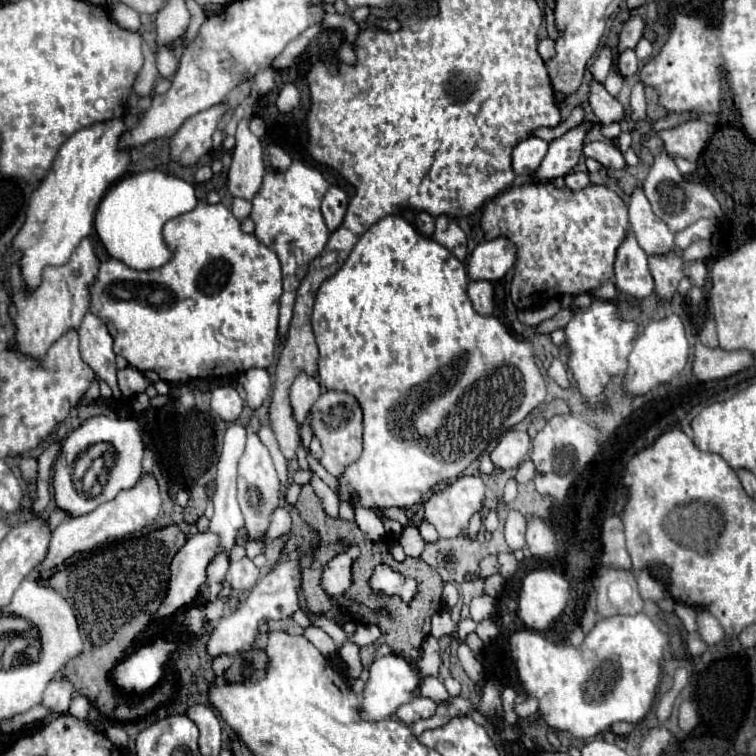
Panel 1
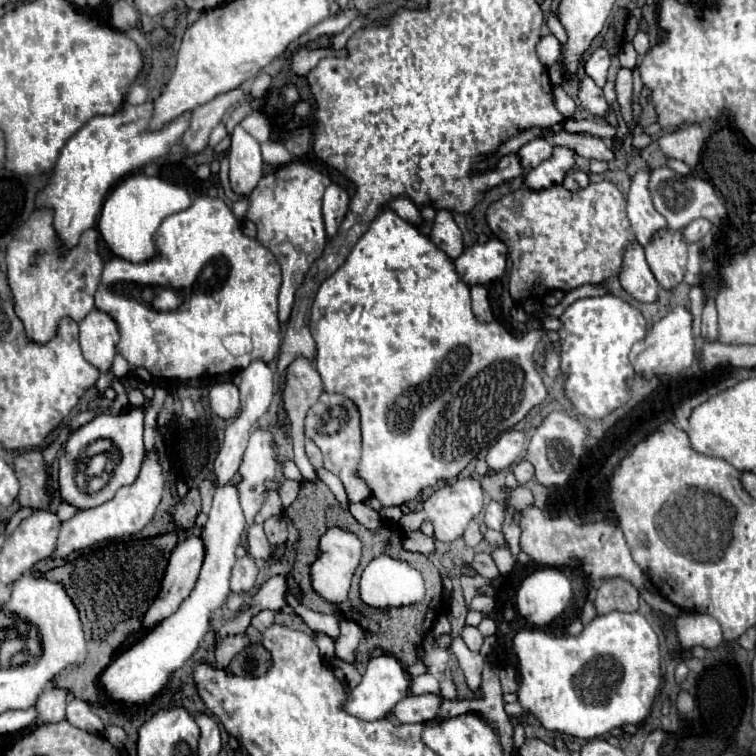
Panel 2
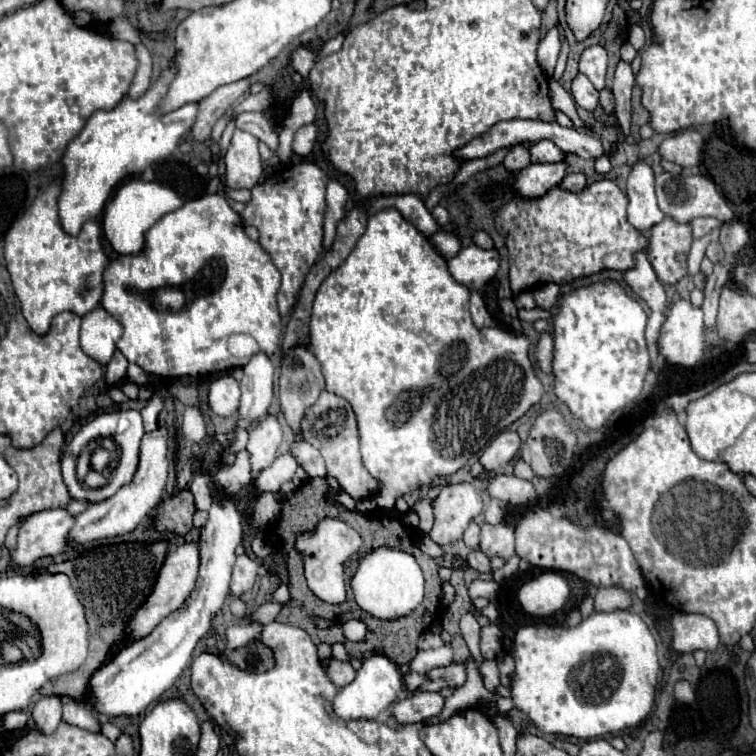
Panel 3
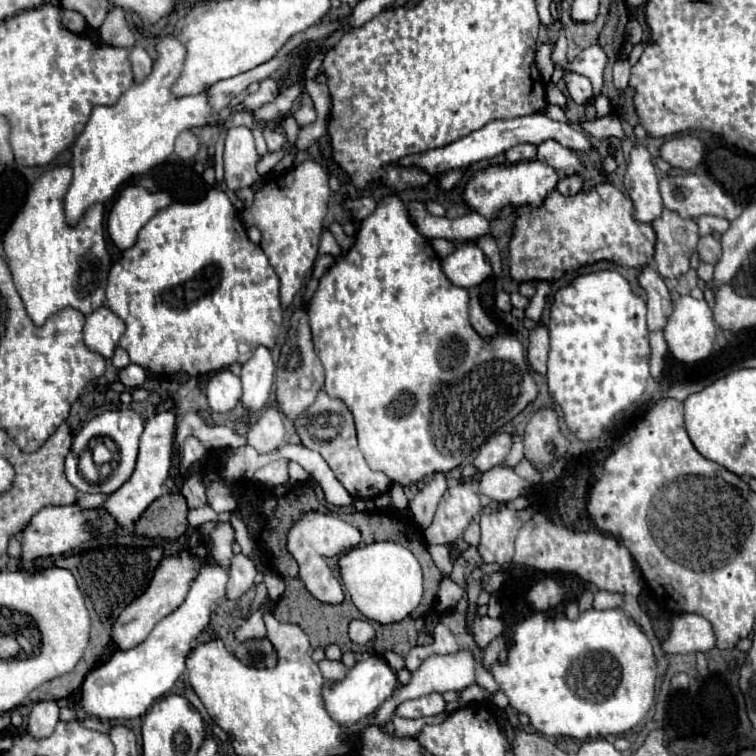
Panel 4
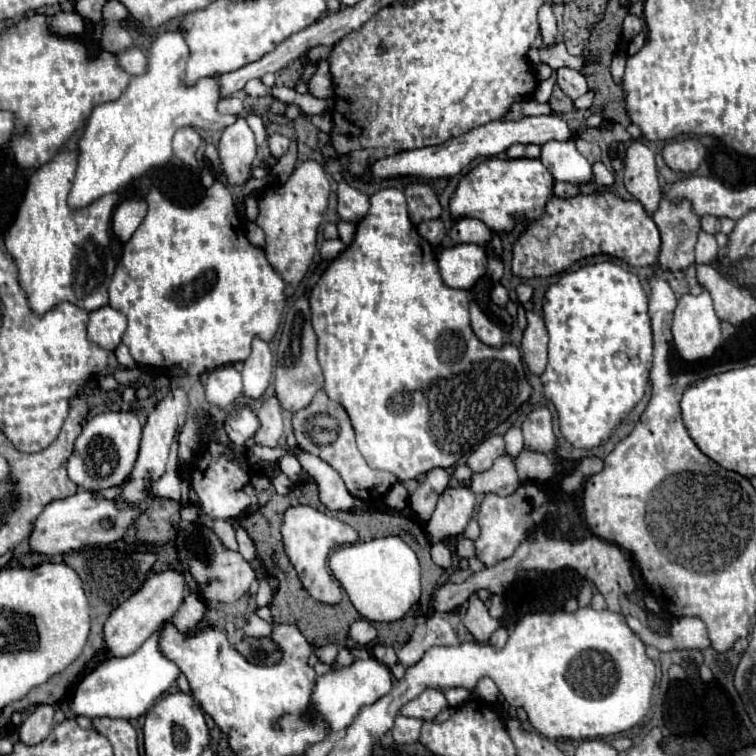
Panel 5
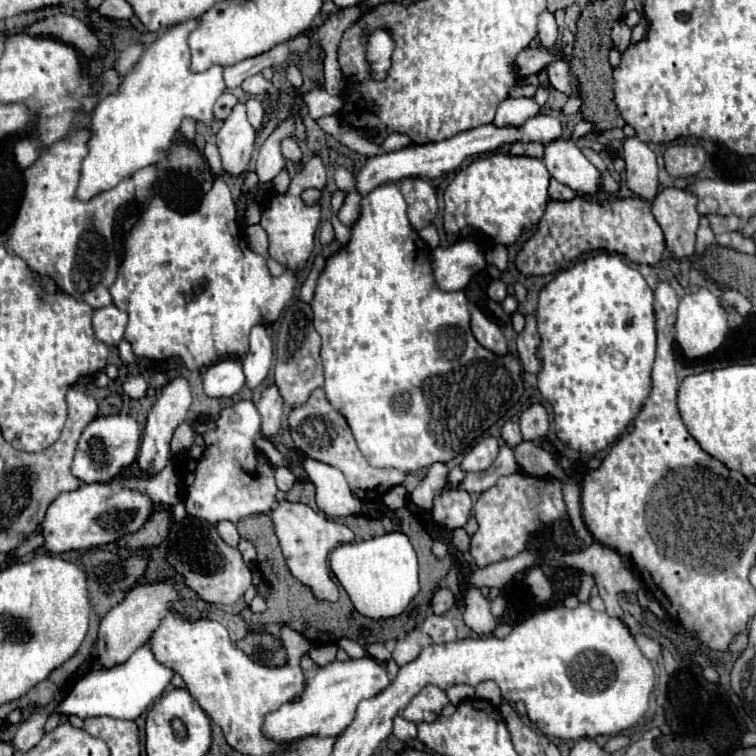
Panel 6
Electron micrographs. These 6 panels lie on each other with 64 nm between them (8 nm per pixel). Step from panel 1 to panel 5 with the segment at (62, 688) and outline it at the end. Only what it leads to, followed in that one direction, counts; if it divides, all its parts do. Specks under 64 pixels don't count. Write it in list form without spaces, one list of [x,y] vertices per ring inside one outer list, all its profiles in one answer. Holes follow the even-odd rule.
[[[40,704],[20,726],[20,740],[24,744],[38,744],[50,734],[52,726],[54,726],[54,706]]]

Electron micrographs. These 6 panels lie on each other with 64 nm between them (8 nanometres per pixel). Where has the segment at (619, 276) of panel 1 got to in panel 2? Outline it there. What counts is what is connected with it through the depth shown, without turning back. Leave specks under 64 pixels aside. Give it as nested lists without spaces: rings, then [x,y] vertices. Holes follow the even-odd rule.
[[[636,242],[626,246],[622,270],[620,270],[620,284],[622,288],[632,294],[640,302],[654,302],[658,298],[658,282],[650,272],[644,256],[644,248]]]

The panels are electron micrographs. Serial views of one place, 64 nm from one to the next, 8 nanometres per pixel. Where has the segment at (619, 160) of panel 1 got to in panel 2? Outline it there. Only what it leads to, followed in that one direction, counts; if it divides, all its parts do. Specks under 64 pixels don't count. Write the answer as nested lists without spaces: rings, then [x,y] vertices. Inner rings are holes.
[[[560,132],[560,134],[544,134],[544,138],[550,144],[560,144],[560,146],[568,146],[572,150],[576,150],[576,154],[584,156],[584,158],[596,158],[602,162],[612,162],[616,158],[614,150],[608,148],[604,144],[602,138],[596,136],[588,136],[588,134],[570,134],[570,132]]]

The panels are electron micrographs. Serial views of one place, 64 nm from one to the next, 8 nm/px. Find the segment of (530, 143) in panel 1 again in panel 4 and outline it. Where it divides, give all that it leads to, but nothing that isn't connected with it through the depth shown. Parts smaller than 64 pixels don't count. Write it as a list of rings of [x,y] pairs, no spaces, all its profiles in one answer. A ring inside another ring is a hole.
[[[546,140],[538,146],[538,156],[536,160],[556,168],[558,172],[562,174],[574,174],[578,170],[582,170],[582,164],[580,164],[580,158],[576,152],[564,148],[562,144],[558,144],[556,140]]]

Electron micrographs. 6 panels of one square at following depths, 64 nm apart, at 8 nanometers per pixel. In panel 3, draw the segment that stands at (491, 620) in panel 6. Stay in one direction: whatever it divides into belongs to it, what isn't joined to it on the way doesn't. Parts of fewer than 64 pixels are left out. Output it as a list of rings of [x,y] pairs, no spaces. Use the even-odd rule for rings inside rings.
[[[488,624],[482,628],[482,640],[480,640],[480,650],[484,660],[496,658],[498,646],[500,646],[500,628],[496,624]]]

